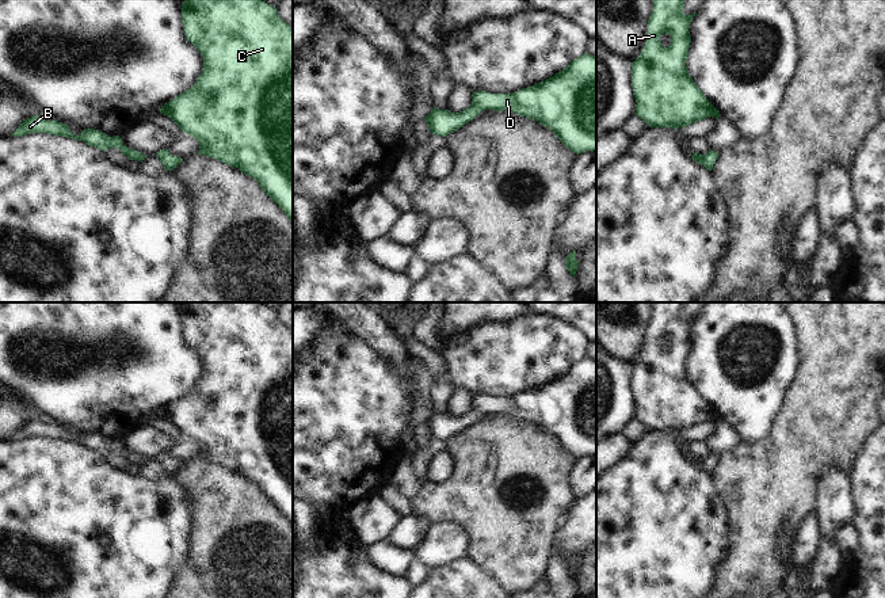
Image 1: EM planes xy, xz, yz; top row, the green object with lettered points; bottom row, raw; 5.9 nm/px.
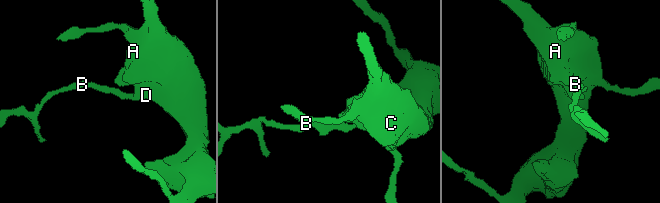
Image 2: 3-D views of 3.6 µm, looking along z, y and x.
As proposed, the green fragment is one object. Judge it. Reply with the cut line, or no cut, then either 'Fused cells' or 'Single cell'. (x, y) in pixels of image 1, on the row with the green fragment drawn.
No split. Single cell

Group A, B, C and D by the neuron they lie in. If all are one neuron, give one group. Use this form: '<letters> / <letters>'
A B C D

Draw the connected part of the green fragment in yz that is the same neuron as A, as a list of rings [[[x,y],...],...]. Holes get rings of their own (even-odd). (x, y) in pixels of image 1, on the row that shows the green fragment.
[[[652,0],[653,11],[648,20],[648,37],[641,54],[632,62],[632,88],[636,98],[636,115],[648,123],[649,127],[686,127],[707,117],[718,119],[720,111],[706,99],[703,92],[694,83],[687,72],[686,61],[691,42],[690,24],[697,12],[686,15],[683,5],[686,0]],[[663,34],[671,35],[671,45],[664,47],[660,42]]]

